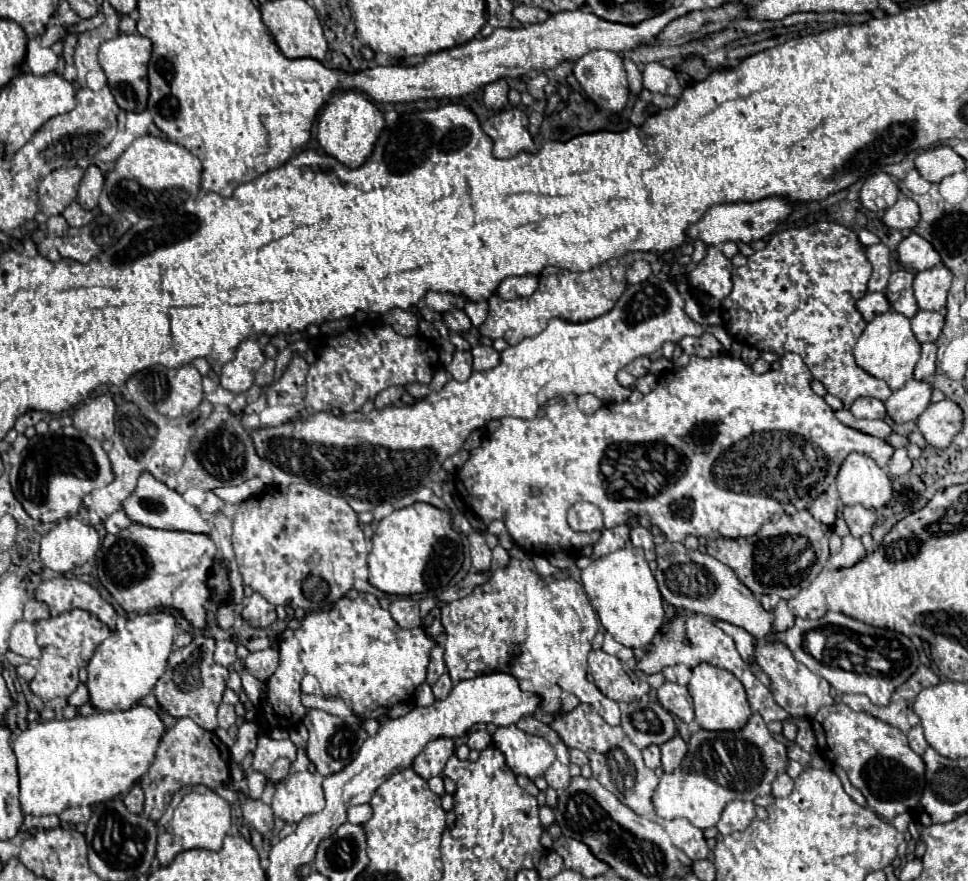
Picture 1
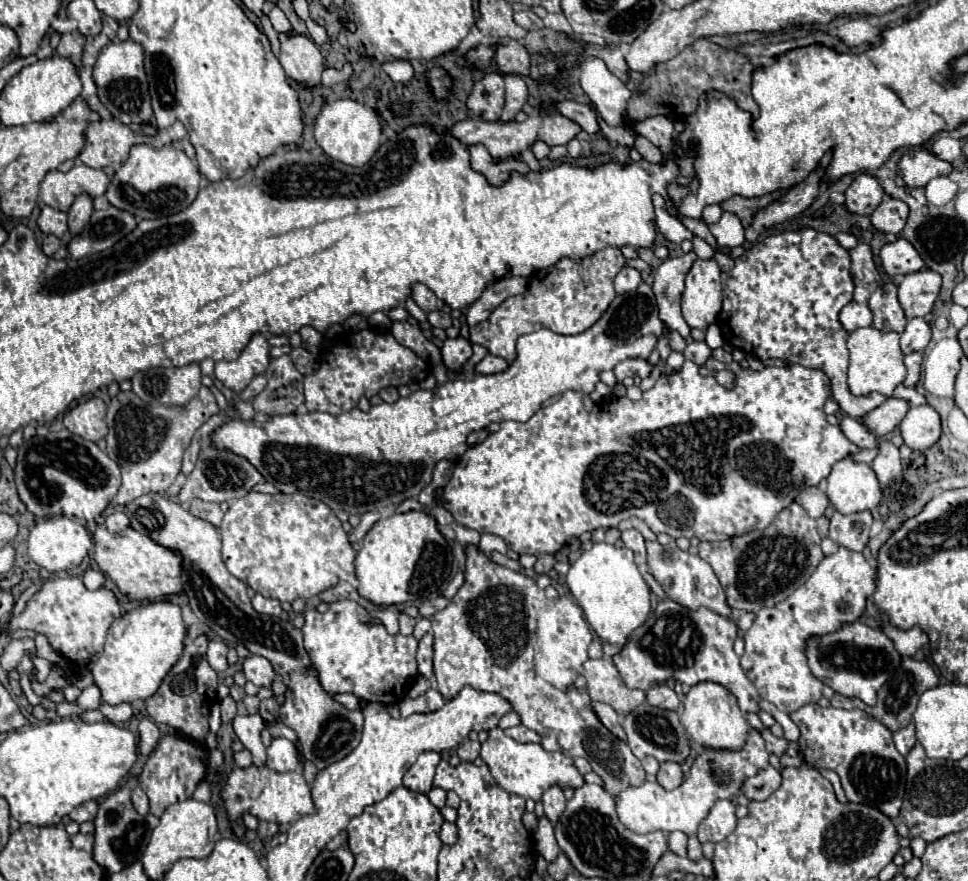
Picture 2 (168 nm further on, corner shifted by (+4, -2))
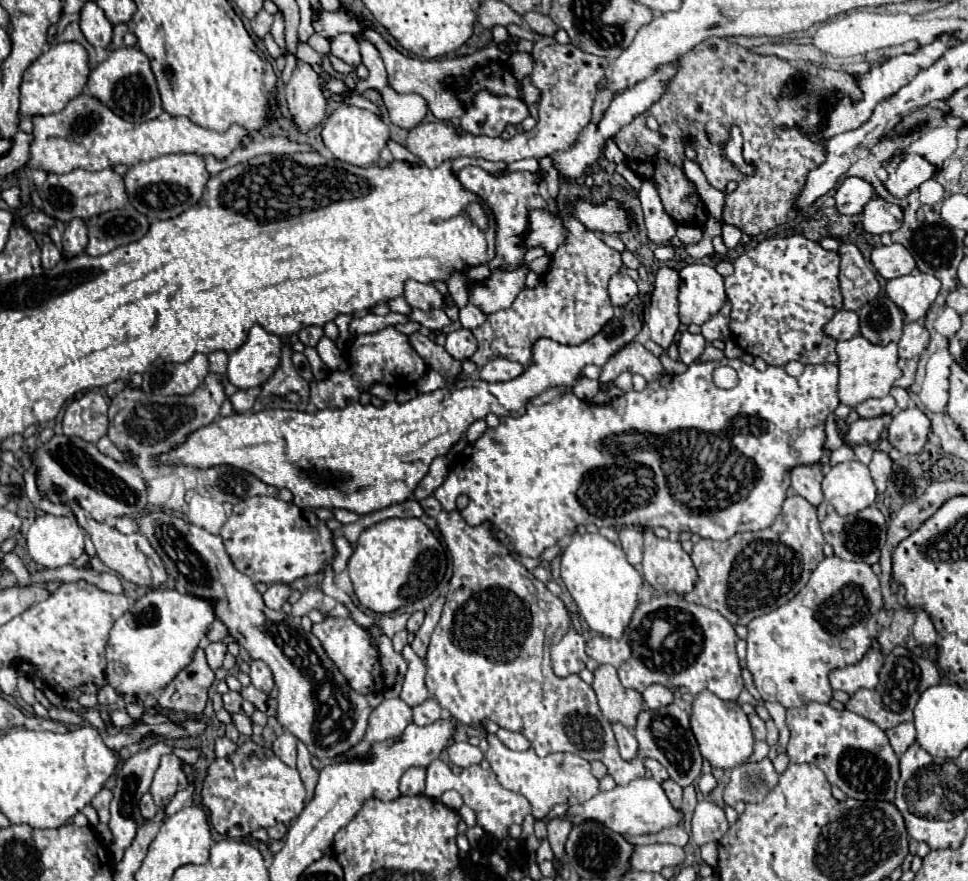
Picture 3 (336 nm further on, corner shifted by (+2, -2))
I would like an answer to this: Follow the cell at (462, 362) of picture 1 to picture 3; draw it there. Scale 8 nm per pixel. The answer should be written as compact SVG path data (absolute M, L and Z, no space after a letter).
M459 328L459 330L453 330L447 334L447 340L445 340L445 350L455 358L455 360L465 360L465 358L471 358L477 350L477 340L475 336L471 334L471 330L465 330L465 328Z

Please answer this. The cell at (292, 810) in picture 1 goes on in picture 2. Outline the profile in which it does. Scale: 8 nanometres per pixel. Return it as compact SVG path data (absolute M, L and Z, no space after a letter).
M251 764L249 768L239 768L233 766L225 778L225 782L219 786L219 796L223 800L225 816L229 822L235 822L241 818L245 812L255 816L257 820L265 822L277 822L281 826L293 824L301 816L307 816L315 812L313 800L309 786L303 778L301 772L275 772L267 766L255 766Z

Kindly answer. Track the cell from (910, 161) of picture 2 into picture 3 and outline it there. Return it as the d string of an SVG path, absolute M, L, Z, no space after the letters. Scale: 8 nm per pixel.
M909 152L893 158L885 168L889 172L889 180L885 182L885 186L897 198L907 196L915 188L919 188L925 180L933 178L937 172L937 168L923 156Z

